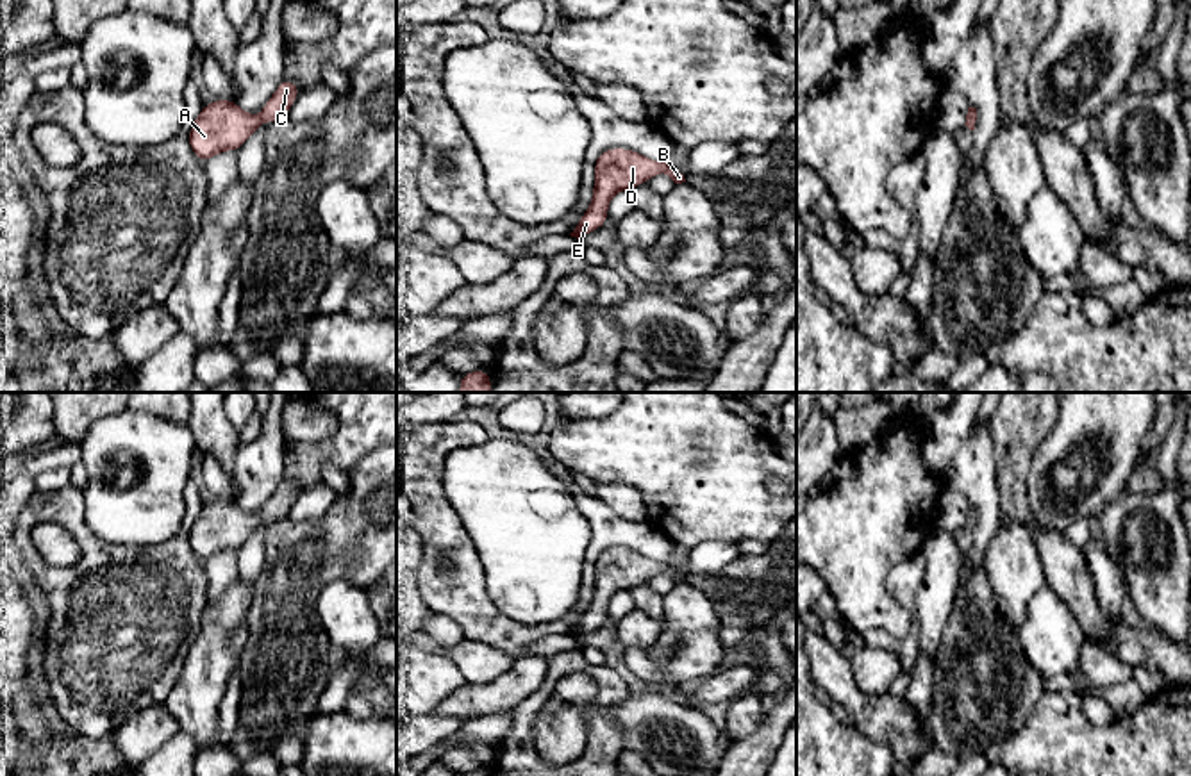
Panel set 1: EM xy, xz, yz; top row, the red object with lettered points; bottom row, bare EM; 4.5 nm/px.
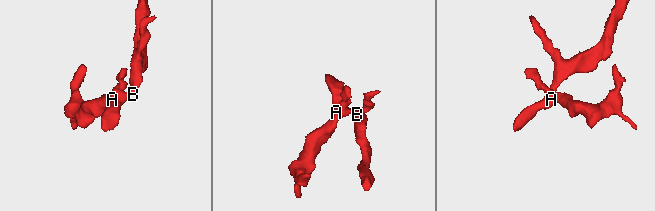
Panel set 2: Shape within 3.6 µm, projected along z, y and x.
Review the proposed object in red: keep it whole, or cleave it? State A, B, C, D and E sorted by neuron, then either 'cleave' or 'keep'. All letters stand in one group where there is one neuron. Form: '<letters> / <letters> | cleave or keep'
A B C D E | keep

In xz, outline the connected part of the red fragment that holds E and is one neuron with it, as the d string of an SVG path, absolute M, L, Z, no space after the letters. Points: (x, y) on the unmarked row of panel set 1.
M607 548L595 558L595 585L587 610L579 617L579 624L570 633L579 640L607 623L609 601L620 590L648 583L657 574L668 574L675 583L686 582L684 574L666 562L652 560L636 549Z

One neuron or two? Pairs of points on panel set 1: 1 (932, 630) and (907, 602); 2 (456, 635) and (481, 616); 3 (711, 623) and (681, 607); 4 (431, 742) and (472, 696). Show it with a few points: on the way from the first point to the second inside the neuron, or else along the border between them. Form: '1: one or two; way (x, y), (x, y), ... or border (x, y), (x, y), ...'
1: two; border (925, 571), (916, 591), (918, 652)
2: two; border (434, 612), (445, 614), (466, 637)
3: one; way (704, 618), (688, 609)
4: two; border (433, 712), (465, 721)

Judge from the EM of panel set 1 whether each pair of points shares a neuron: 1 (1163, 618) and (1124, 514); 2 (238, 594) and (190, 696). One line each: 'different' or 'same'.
1: same
2: same

